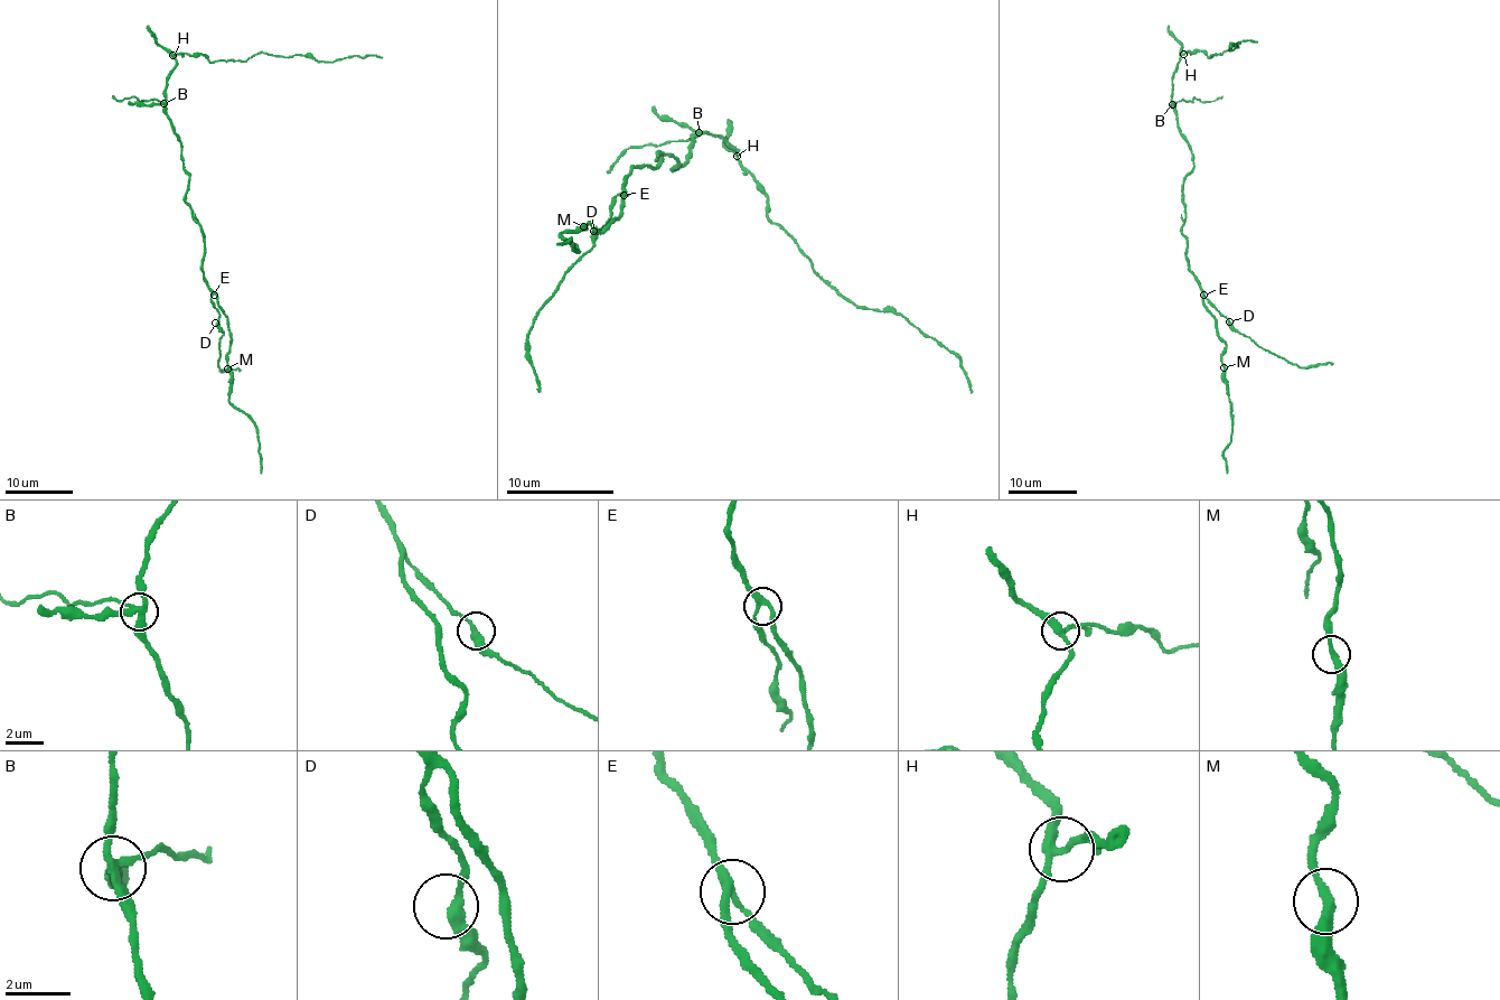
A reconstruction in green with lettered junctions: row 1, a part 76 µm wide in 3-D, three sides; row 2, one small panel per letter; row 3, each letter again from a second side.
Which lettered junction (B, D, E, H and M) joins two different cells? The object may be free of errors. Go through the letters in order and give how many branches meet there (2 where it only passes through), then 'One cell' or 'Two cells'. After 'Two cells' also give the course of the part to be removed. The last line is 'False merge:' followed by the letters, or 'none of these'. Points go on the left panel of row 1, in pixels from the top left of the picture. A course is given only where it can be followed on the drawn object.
B: Branches: 4. Two cells. Course of the part to remove: (165, 103), (157, 99), (139, 101), (130, 96), (119, 100), (112, 96)
D: Branches: 2. One cell
E: Branches: 3. One cell
H: Branches: 3. One cell
M: Branches: 2. One cell
False merge: B

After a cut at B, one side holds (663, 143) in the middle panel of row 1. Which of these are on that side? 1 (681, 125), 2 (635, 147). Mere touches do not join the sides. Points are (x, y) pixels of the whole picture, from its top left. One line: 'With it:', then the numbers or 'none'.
With it: 1, 2

